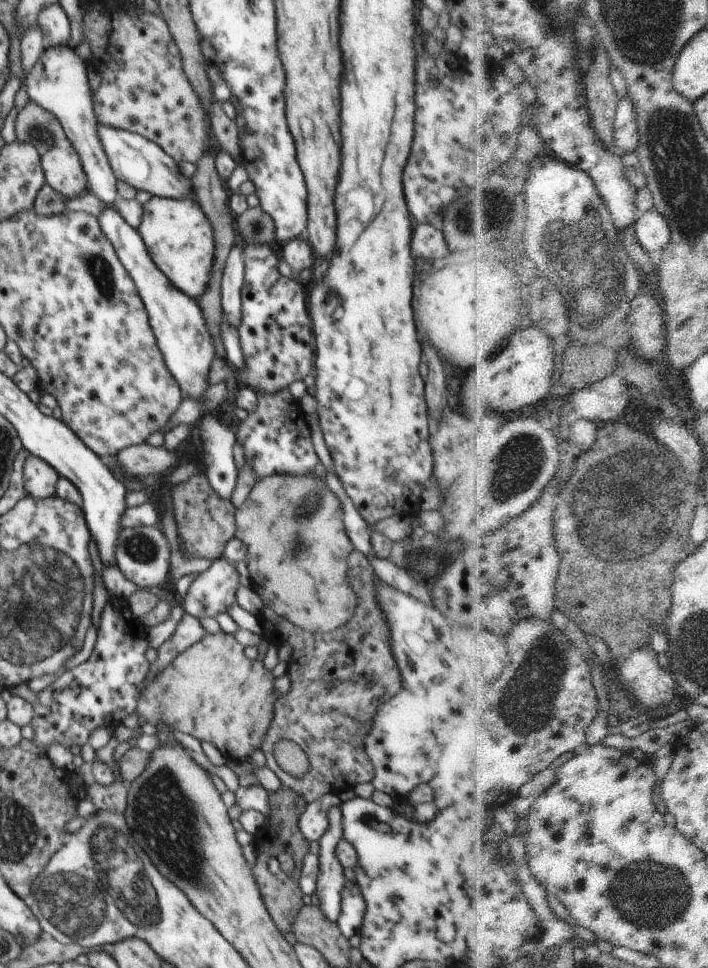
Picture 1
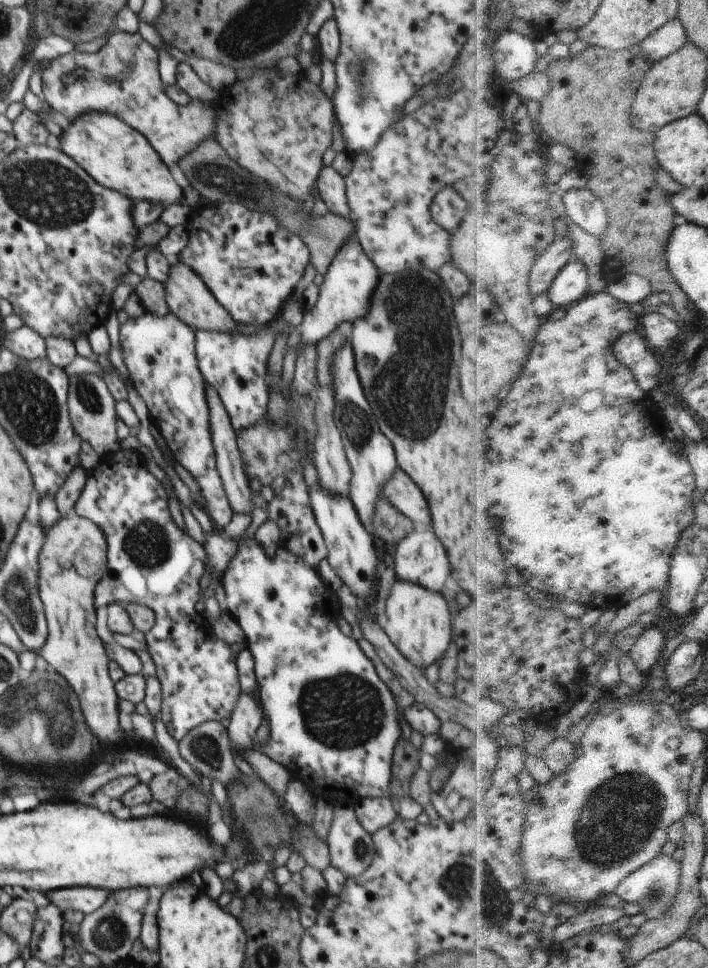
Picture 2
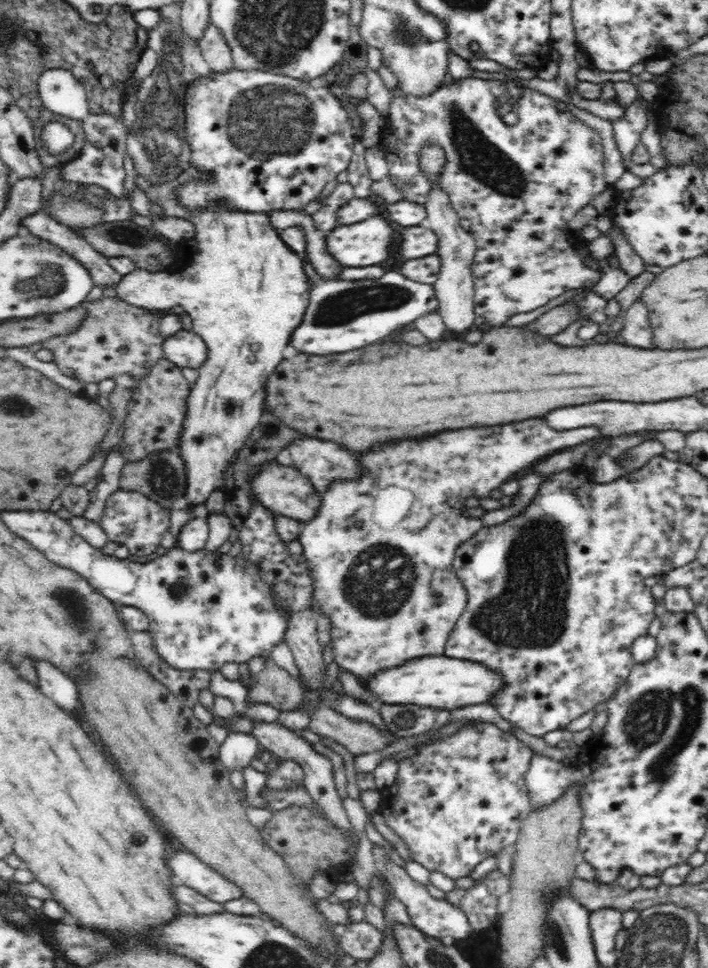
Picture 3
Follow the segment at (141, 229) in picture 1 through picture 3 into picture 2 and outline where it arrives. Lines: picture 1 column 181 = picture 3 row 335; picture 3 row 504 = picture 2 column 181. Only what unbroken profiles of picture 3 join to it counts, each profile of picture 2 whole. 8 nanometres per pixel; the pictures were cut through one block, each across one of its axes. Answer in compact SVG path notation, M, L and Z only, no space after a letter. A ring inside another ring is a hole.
M92 111L76 117L60 134L60 150L79 164L100 186L117 190L134 203L150 201L165 208L183 203L183 189L172 177L148 139L110 113Z

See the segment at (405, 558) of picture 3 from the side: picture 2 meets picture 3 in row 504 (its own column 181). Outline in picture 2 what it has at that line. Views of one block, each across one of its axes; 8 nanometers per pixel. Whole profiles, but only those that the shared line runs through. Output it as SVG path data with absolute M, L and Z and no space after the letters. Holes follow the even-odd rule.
M146 312L120 325L120 339L131 383L144 399L152 424L164 436L173 459L196 480L207 502L203 509L214 527L223 530L234 512L216 466L205 393L207 382L198 368L195 332L172 312L164 316Z

